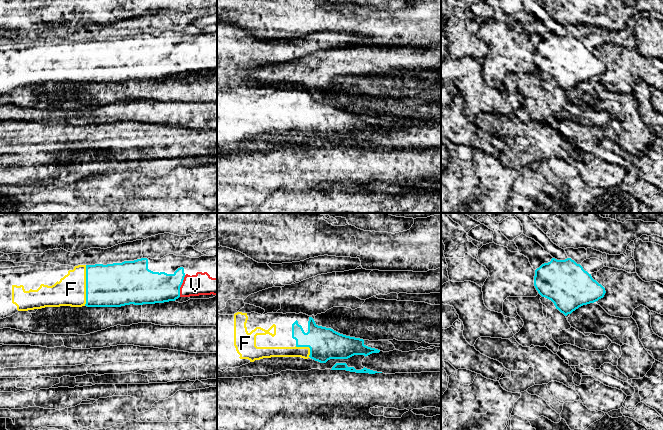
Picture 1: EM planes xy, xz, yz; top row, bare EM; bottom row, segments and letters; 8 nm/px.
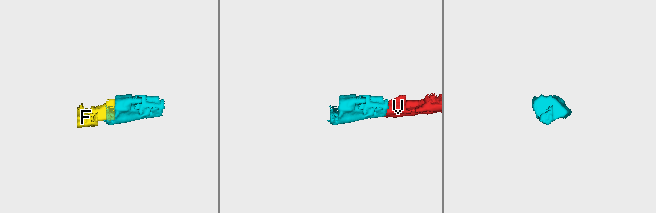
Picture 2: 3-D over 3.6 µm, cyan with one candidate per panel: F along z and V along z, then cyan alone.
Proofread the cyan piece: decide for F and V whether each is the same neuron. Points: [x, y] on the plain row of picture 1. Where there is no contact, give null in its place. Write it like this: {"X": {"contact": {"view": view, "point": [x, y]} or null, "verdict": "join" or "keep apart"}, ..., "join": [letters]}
{"F": {"contact": {"view": "xy", "point": [86, 61]}, "verdict": "join"}, "V": {"contact": {"view": "xy", "point": [180, 62]}, "verdict": "join"}, "join": ["F", "V"]}

